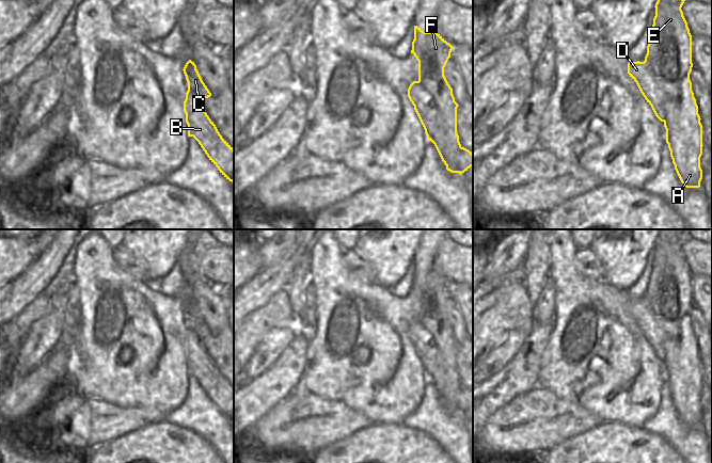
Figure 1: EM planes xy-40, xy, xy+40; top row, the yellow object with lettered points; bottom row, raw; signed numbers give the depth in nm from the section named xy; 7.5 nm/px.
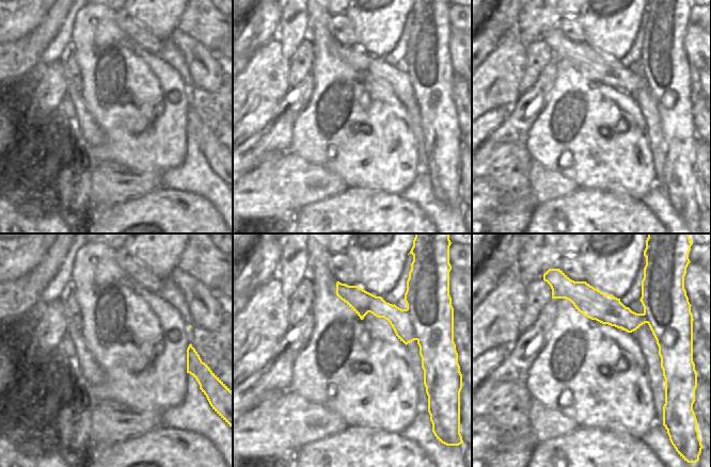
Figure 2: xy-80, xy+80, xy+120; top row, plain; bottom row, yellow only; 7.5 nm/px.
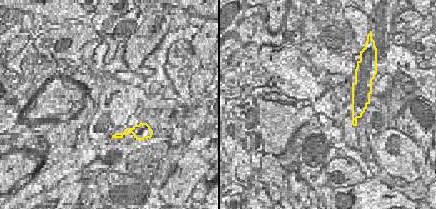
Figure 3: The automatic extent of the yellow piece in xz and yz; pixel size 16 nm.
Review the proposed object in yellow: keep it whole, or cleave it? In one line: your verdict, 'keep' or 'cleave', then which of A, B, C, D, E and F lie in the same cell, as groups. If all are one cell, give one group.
cleave; groups A C E F / B D

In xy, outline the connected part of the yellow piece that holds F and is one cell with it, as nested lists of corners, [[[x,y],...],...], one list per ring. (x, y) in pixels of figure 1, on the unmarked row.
[[[414,265],[414,278],[411,292],[418,300],[418,321],[433,336],[445,362],[446,370],[438,383],[434,383],[446,409],[458,412],[457,396],[461,389],[457,372],[457,347],[453,328],[444,315],[444,306],[450,297],[453,285],[433,267],[424,271]]]

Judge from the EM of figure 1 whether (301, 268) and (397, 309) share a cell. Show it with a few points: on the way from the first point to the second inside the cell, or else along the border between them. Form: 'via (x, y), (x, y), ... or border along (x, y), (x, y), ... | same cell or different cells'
border along (311, 255), (311, 265), (307, 271) | different cells

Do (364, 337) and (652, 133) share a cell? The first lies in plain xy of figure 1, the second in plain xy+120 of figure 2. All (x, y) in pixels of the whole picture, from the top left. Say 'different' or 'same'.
different

